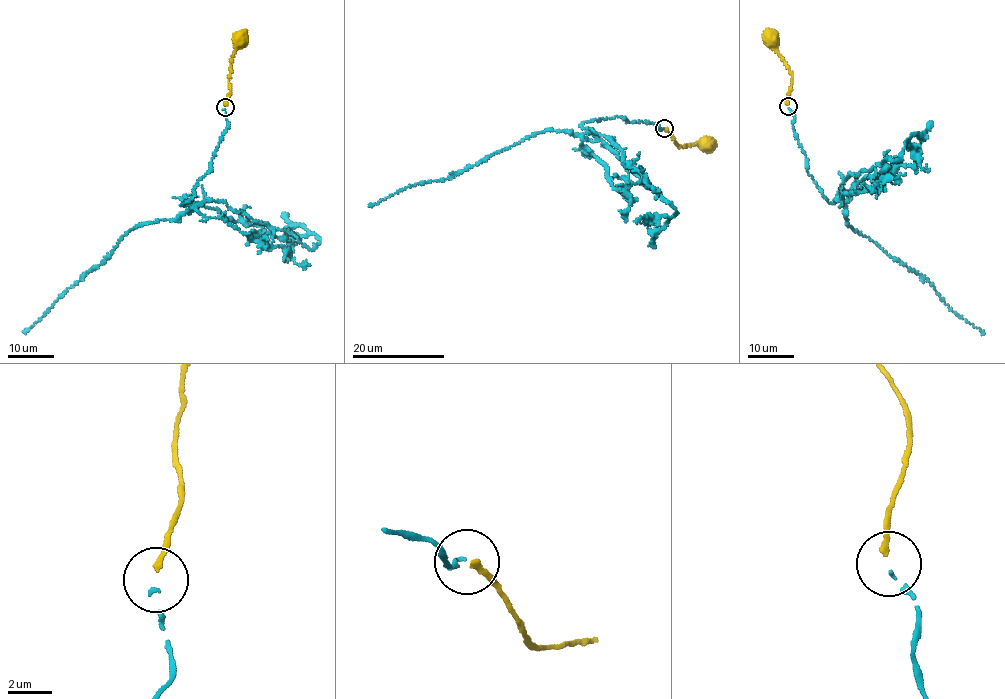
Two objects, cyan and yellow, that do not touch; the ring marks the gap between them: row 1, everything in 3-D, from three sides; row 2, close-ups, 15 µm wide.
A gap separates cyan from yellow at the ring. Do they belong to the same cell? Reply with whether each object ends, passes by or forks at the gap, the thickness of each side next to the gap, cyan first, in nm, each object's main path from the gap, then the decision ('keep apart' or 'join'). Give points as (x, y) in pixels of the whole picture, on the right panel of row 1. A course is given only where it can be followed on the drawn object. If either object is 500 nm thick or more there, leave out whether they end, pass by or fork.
cyan ends there; yellow ends there; 120 nm thick on the cyan side, 260 nm on the other; cyan runs (788, 107), (812, 180), (829, 202), (842, 202), (847, 223), (918, 274), (956, 315), (984, 333); yellow runs (788, 104), (791, 72), (770, 41); join

